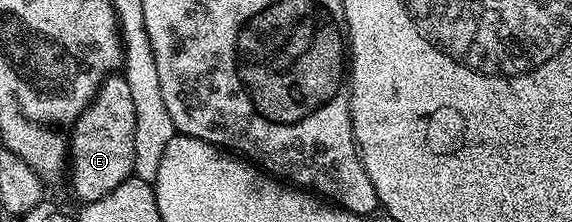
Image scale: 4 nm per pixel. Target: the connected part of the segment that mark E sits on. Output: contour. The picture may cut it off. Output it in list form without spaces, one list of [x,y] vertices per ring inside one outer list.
[[[124,76],[106,77],[92,103],[79,115],[69,135],[67,161],[67,178],[81,203],[111,195],[119,183],[134,176],[135,102],[131,99],[131,90],[127,88]]]

